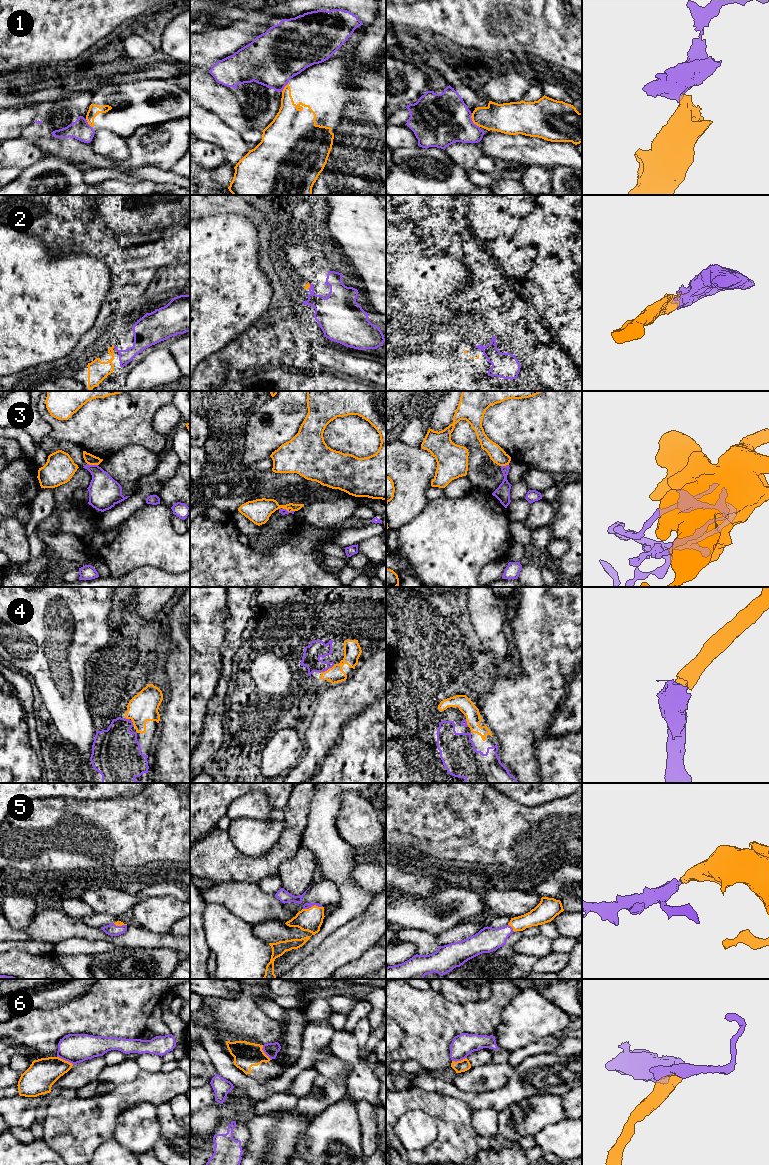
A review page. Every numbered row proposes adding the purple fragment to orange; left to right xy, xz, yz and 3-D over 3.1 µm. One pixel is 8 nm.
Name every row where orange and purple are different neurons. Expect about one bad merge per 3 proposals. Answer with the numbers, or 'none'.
1, 3, 6

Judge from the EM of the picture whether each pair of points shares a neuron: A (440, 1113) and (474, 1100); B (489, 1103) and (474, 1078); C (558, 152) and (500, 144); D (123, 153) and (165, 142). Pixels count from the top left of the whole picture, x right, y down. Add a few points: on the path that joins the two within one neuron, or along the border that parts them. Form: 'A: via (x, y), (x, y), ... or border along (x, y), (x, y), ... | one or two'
A: border along (444, 1094), (464, 1100), (473, 1109) | two
B: border along (505, 1084), (483, 1092), (460, 1090) | two
C: via (544, 152), (521, 150), (514, 144) | one
D: border along (127, 139), (129, 156), (116, 162) | two

